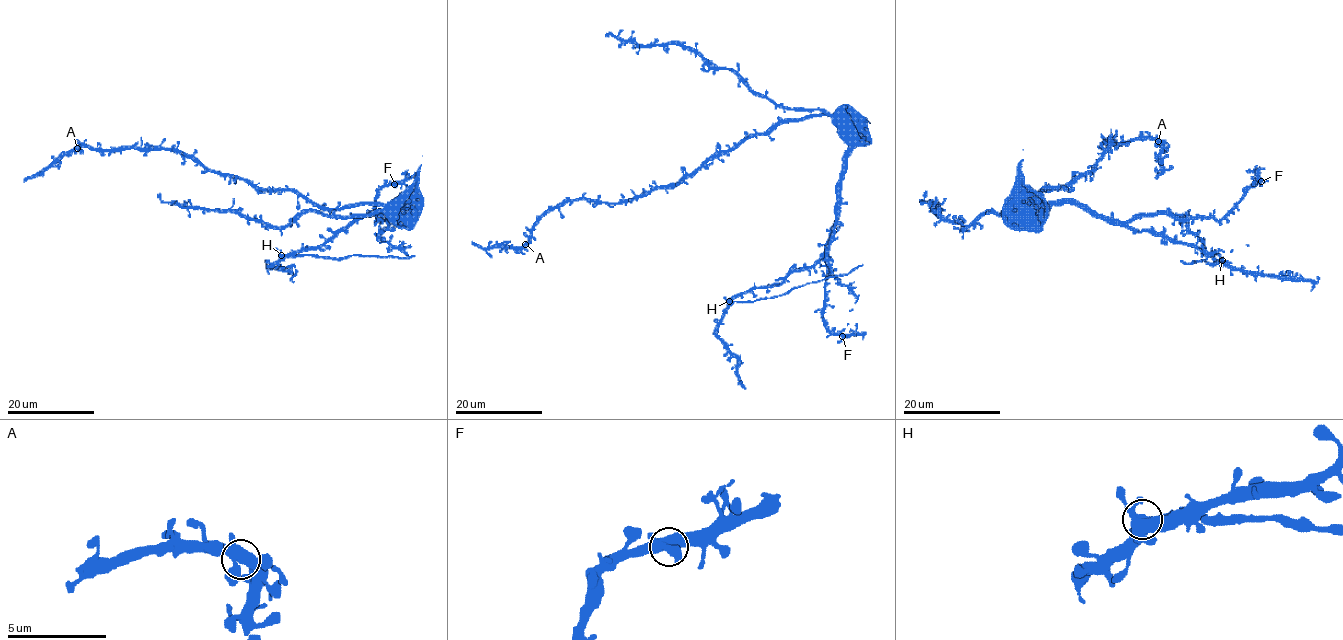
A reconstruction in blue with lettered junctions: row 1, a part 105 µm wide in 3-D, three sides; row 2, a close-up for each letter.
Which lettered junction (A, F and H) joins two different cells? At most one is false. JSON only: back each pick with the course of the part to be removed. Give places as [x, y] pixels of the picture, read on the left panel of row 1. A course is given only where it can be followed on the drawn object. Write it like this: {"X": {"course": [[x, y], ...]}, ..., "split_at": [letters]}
{"H": {"course": [[281, 255], [337, 258], [414, 255]]}, "split_at": ["H"]}

